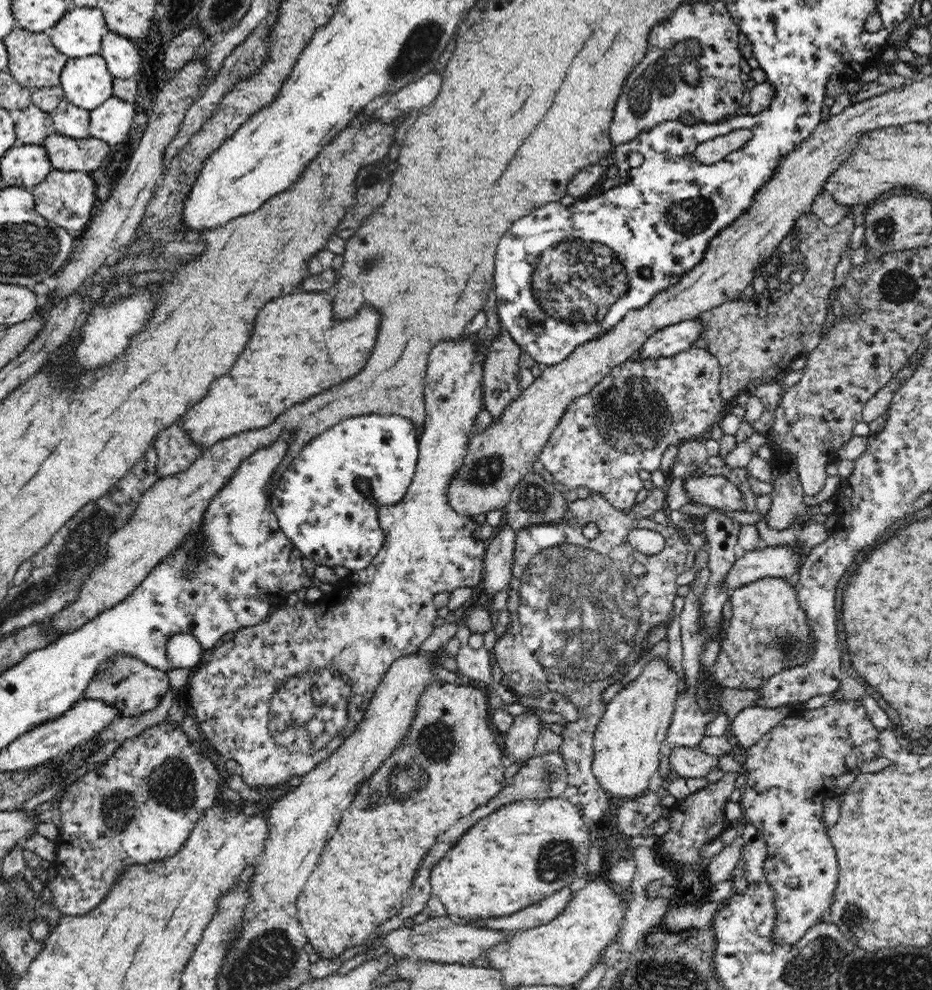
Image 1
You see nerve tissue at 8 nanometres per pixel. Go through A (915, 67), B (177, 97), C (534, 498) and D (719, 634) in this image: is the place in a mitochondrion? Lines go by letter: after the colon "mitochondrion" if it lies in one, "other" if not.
A: other
B: other
C: mitochondrion
D: other

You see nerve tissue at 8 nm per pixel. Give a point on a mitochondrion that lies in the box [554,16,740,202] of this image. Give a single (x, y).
(678, 65)

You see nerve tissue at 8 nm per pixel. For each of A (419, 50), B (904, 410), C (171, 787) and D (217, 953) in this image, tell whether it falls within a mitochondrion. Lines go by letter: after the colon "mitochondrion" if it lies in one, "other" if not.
A: mitochondrion
B: other
C: mitochondrion
D: mitochondrion

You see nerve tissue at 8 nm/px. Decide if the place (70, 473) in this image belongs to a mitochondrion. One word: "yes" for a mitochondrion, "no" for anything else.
no

